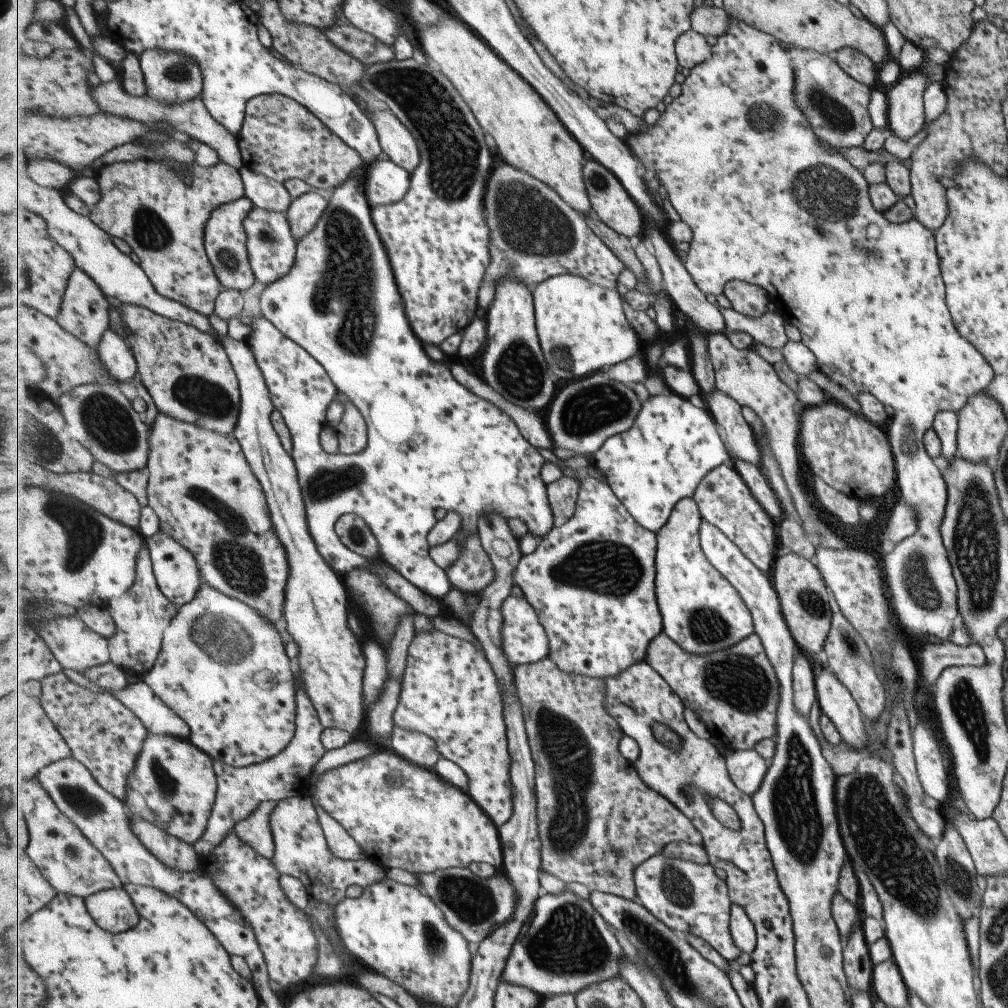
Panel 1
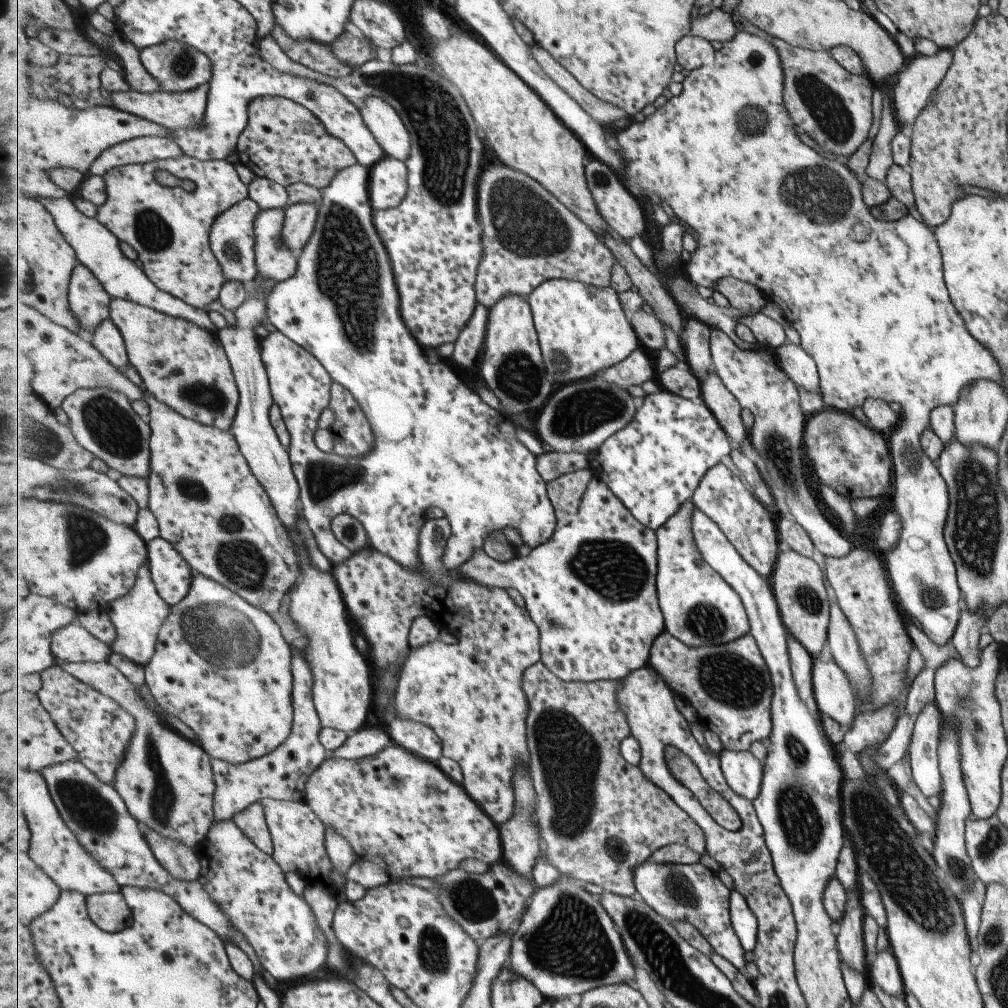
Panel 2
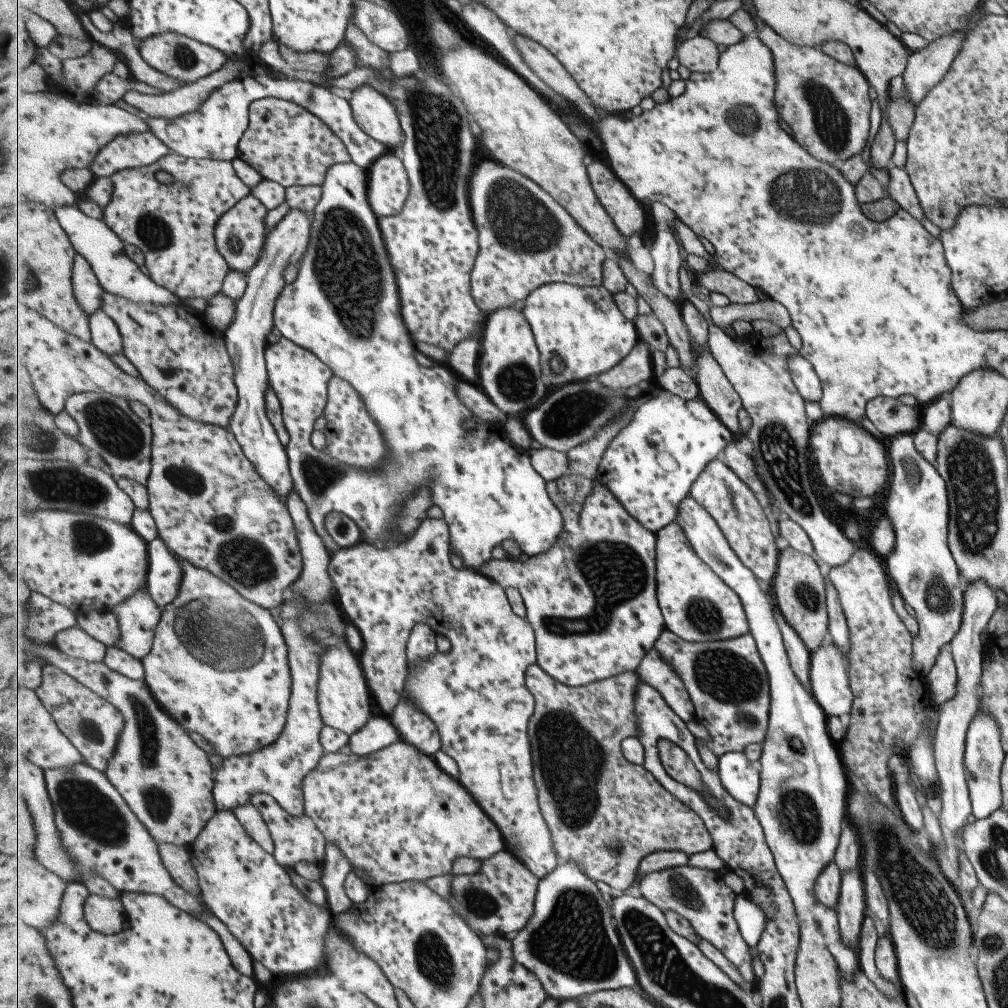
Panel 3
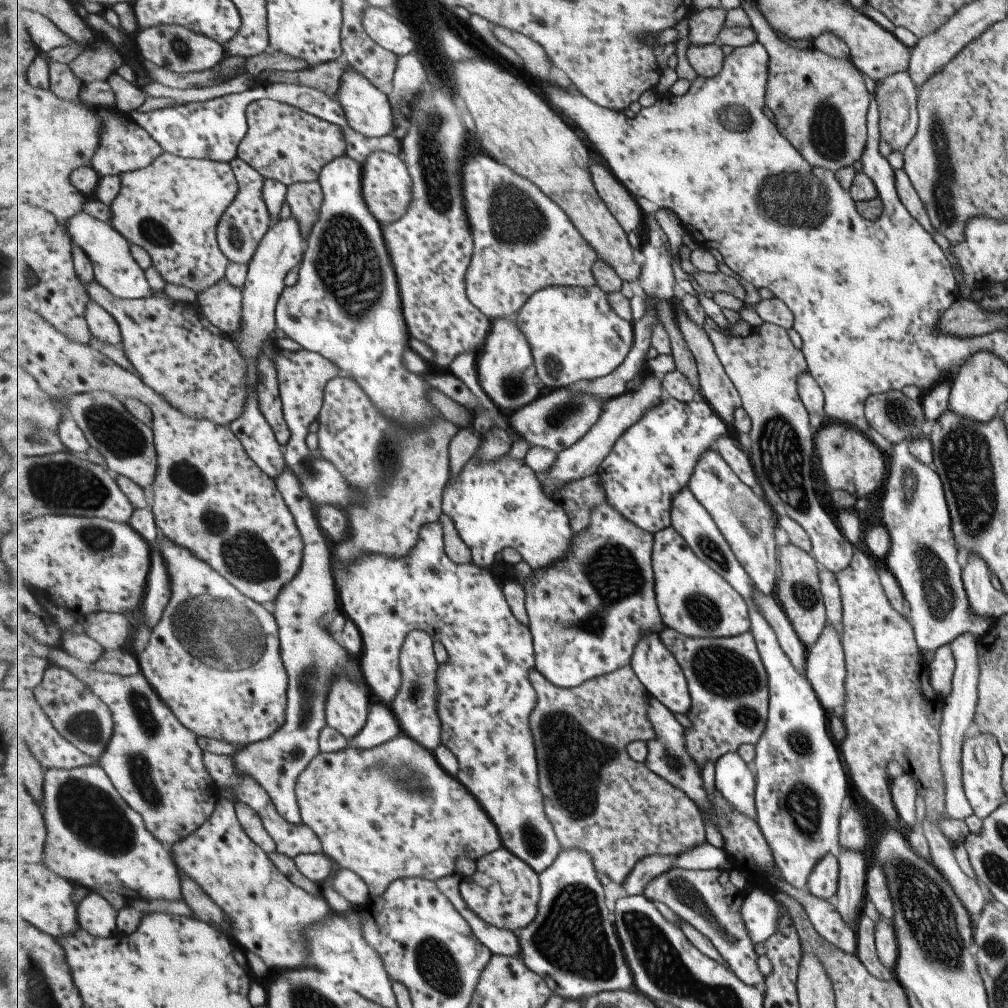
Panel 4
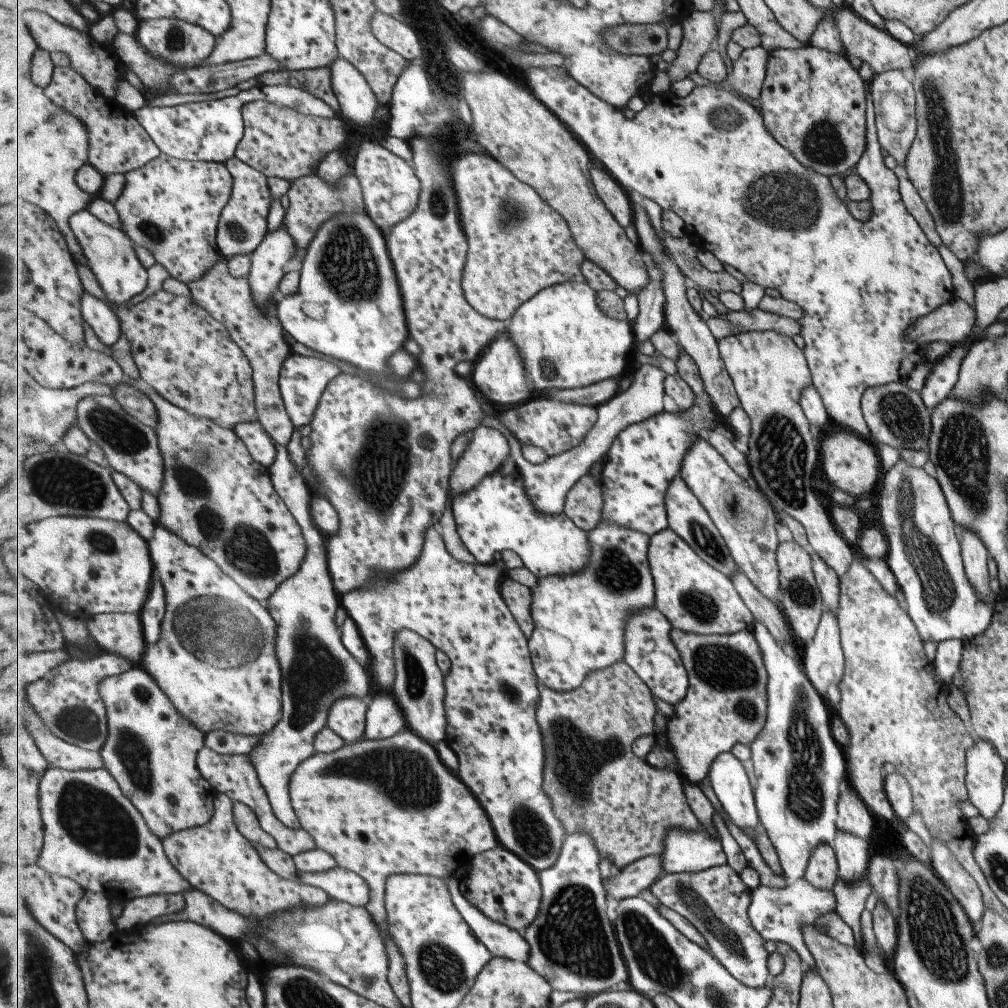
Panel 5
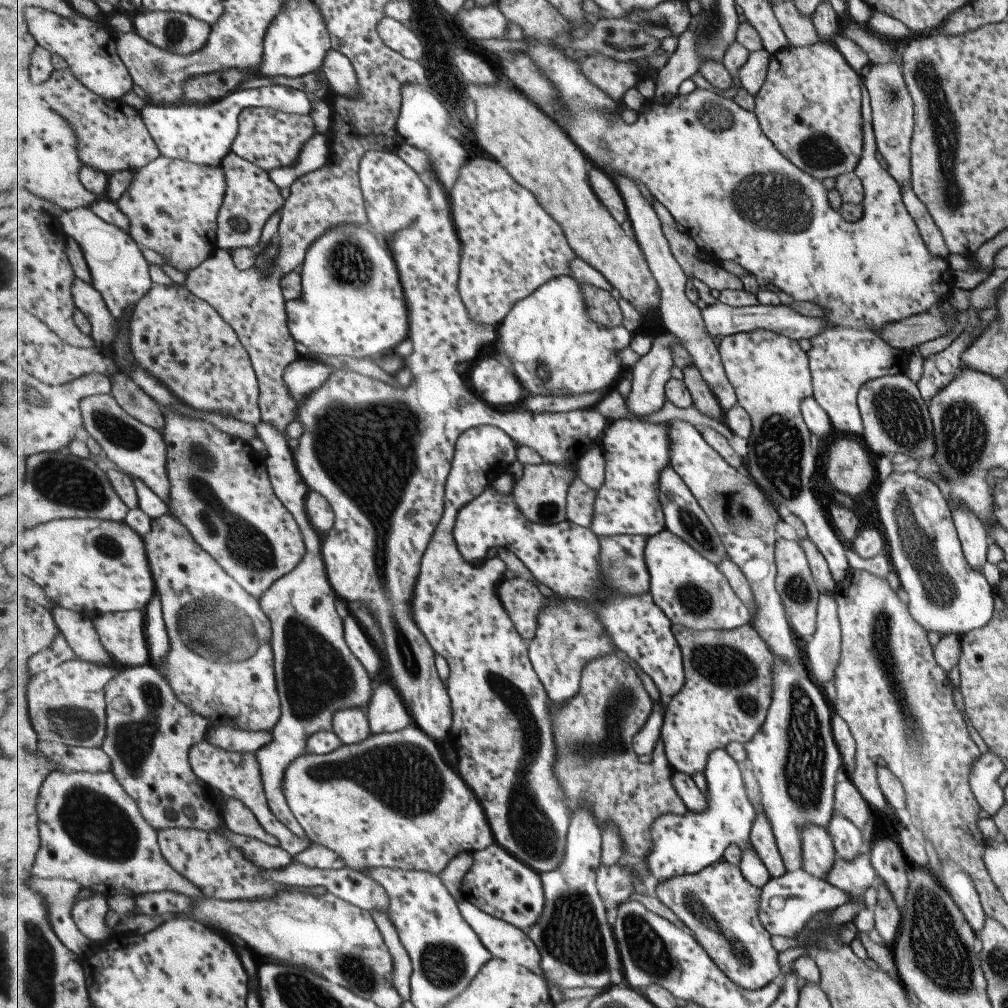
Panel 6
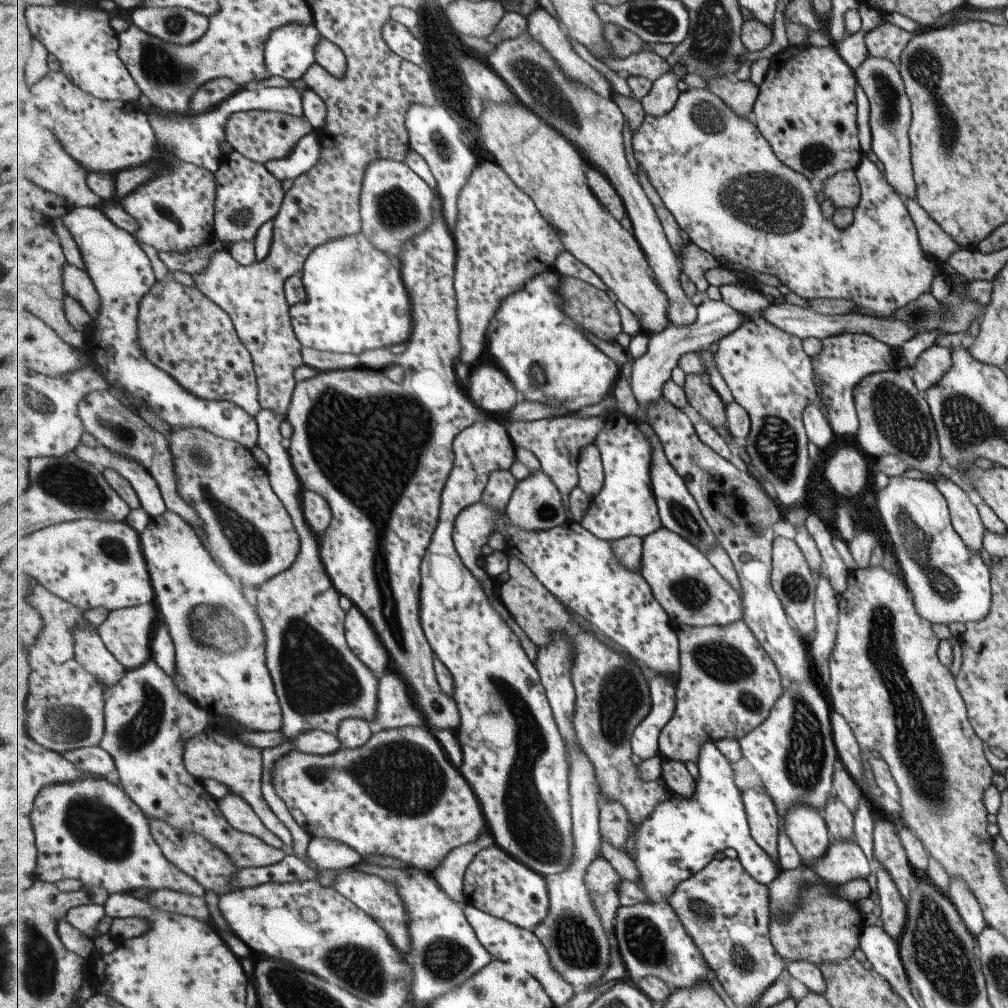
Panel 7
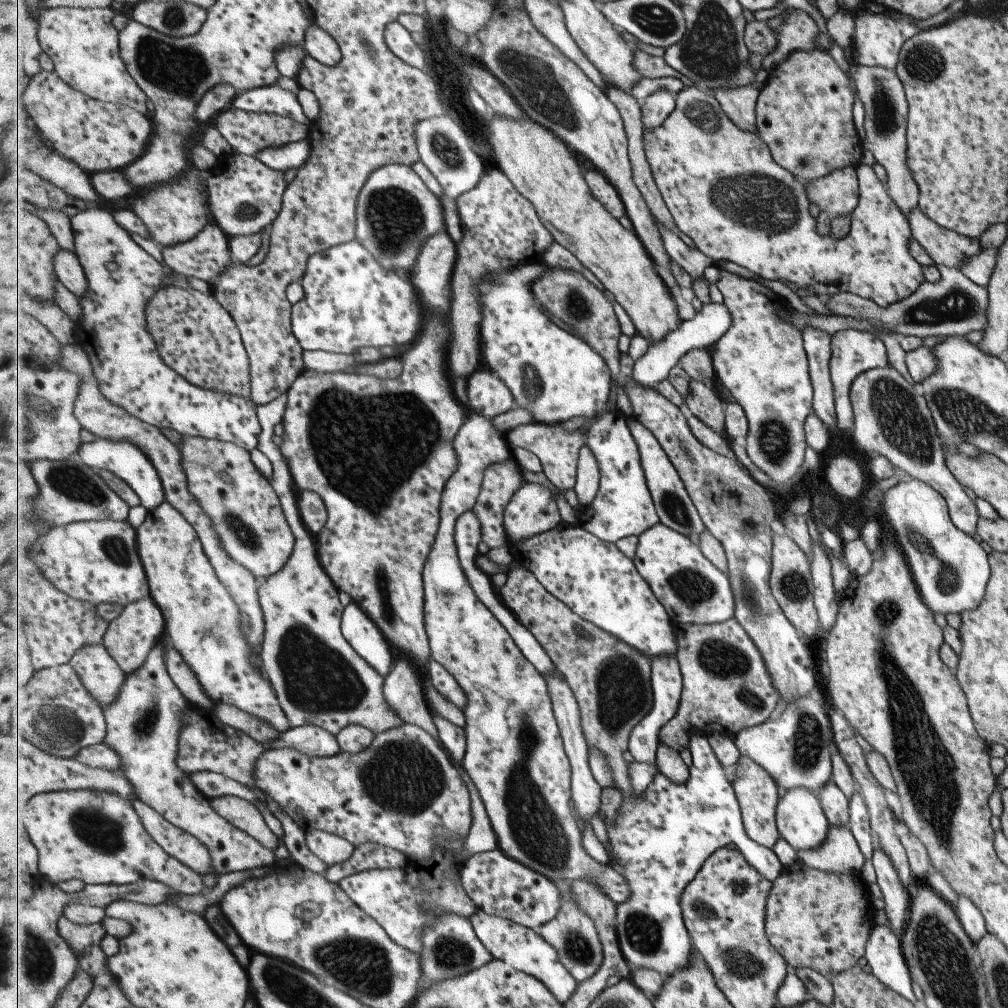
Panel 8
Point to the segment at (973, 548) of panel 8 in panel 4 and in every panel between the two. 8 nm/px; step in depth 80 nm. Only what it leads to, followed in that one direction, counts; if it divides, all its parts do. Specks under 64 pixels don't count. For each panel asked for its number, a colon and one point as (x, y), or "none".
4: (921, 557)
5: (923, 555)
6: (945, 595)
7: (948, 582)

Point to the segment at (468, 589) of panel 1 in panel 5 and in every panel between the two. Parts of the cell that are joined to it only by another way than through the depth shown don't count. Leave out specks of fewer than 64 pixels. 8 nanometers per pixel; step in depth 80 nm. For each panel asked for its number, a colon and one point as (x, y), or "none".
2: (593, 591)
3: (593, 598)
4: (587, 612)
5: (580, 621)

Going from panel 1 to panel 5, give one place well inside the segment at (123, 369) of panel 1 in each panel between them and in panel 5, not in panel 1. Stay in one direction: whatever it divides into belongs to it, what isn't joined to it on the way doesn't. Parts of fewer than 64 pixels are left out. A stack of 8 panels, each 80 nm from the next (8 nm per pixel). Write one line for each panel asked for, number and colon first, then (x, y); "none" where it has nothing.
2: (108, 338)
3: (106, 334)
4: (103, 325)
5: (104, 321)

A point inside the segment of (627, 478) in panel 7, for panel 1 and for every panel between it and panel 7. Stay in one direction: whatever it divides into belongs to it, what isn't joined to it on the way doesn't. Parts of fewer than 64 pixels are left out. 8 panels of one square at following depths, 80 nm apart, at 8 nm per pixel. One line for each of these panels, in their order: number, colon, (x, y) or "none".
1: (673, 445)
2: (654, 465)
3: (651, 466)
4: (650, 463)
5: (647, 457)
6: (629, 503)

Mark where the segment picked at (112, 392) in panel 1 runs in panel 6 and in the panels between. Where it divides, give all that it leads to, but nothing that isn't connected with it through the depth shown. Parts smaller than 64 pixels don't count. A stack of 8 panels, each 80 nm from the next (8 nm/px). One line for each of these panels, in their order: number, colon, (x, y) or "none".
2: (104, 421)
3: (109, 427)
4: (128, 445)
5: (132, 448)
6: (137, 449)

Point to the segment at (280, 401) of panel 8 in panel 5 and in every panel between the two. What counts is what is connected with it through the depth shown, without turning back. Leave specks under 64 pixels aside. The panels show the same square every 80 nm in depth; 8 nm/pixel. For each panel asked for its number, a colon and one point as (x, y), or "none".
5: (318, 669)
6: (318, 675)
7: (321, 682)

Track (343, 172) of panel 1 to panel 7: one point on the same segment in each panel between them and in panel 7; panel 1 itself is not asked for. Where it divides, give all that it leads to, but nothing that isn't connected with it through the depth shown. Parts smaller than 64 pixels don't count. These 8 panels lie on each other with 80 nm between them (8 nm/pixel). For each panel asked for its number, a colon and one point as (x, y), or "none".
2: (285, 142)
3: (287, 143)
4: (284, 143)
5: (280, 142)
6: (269, 138)
7: (259, 135)

